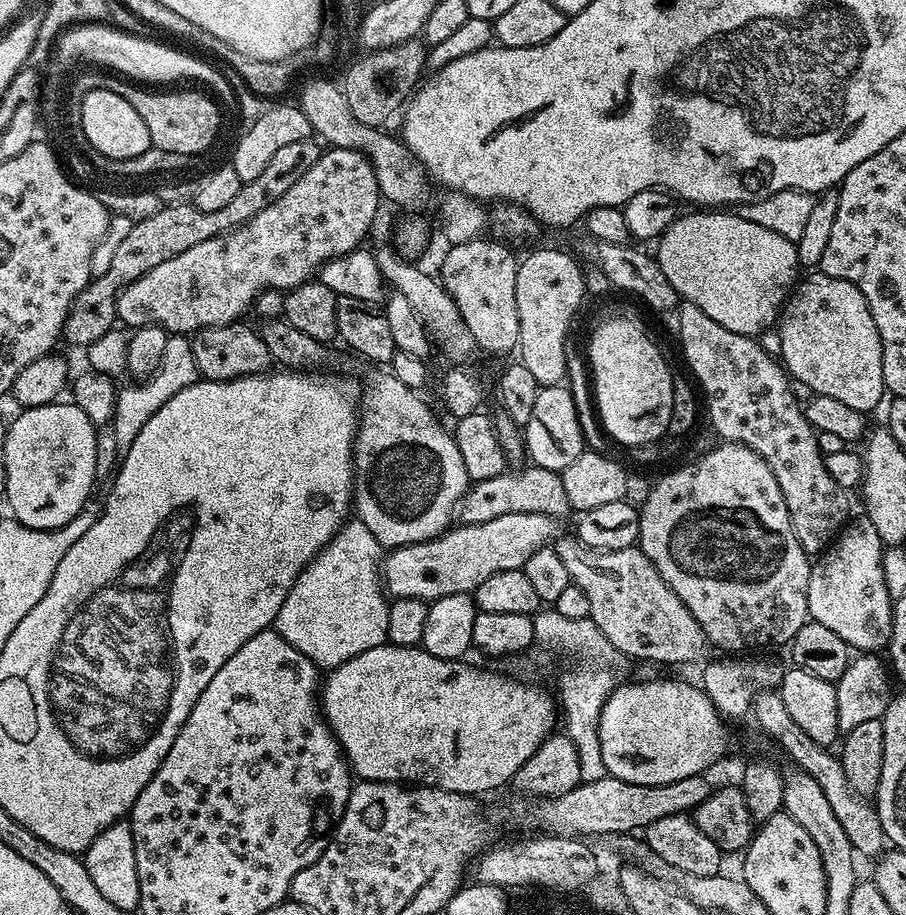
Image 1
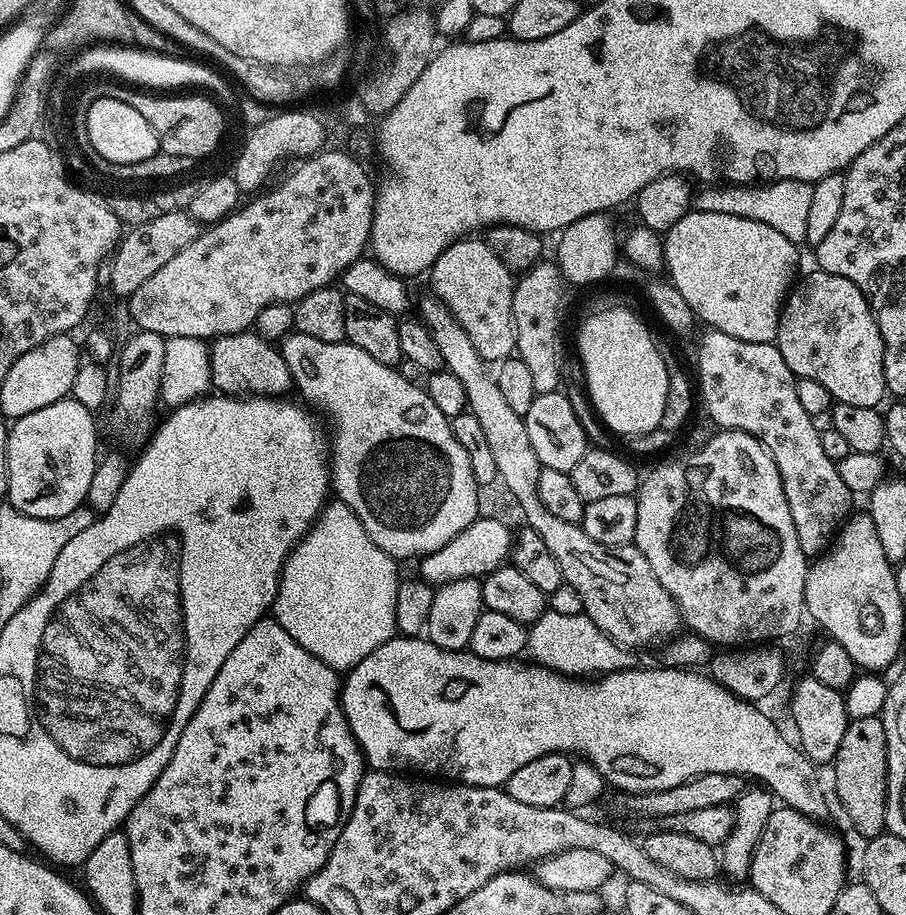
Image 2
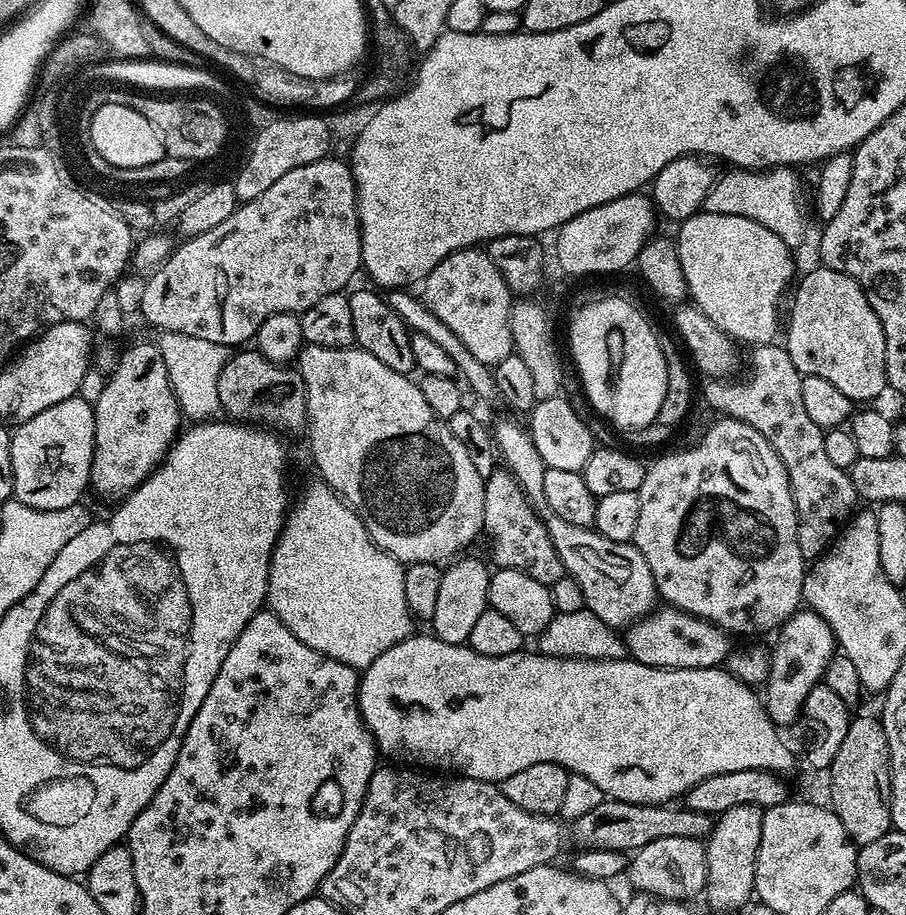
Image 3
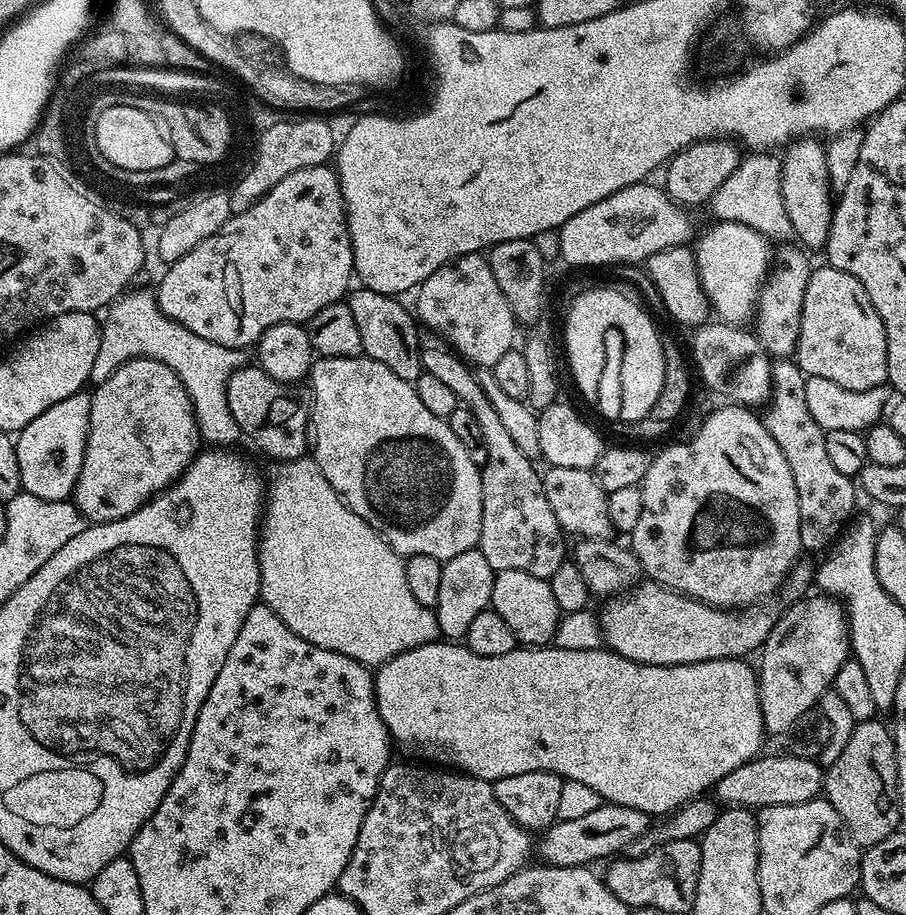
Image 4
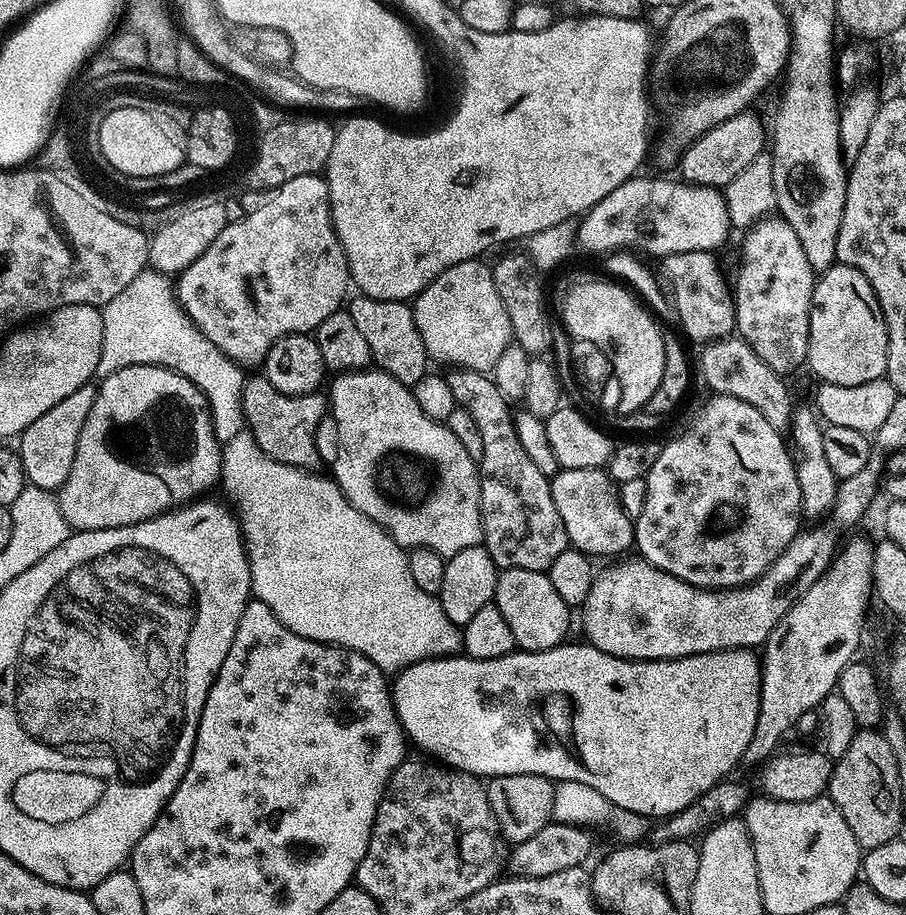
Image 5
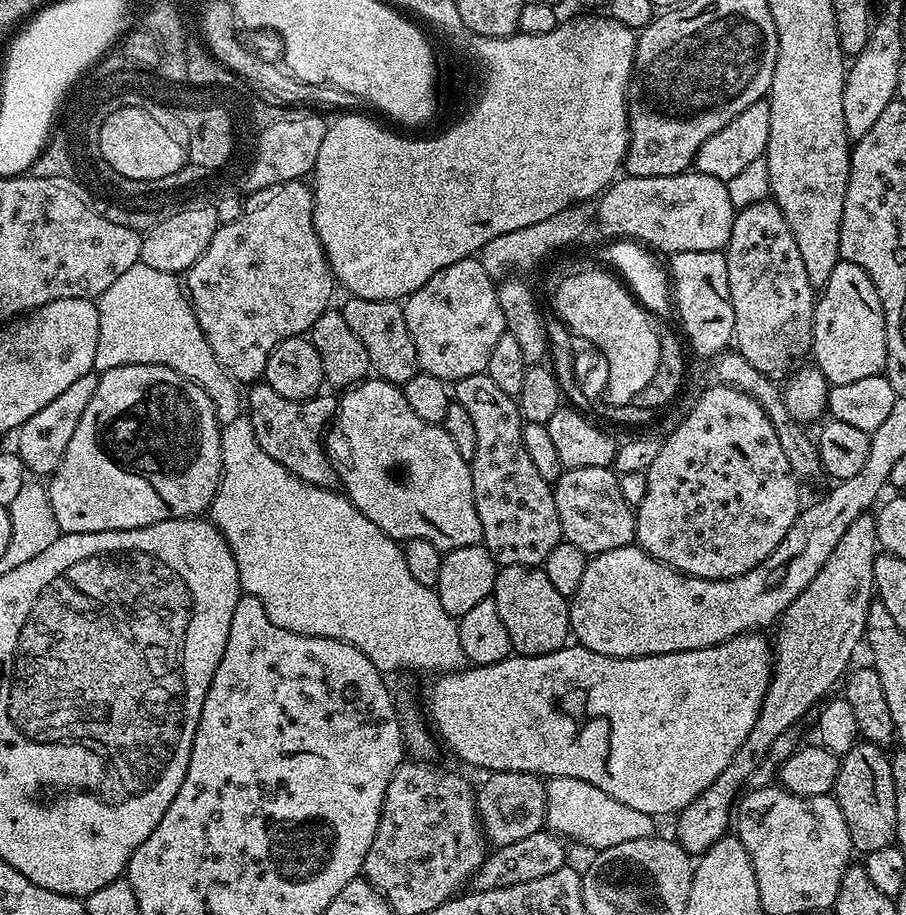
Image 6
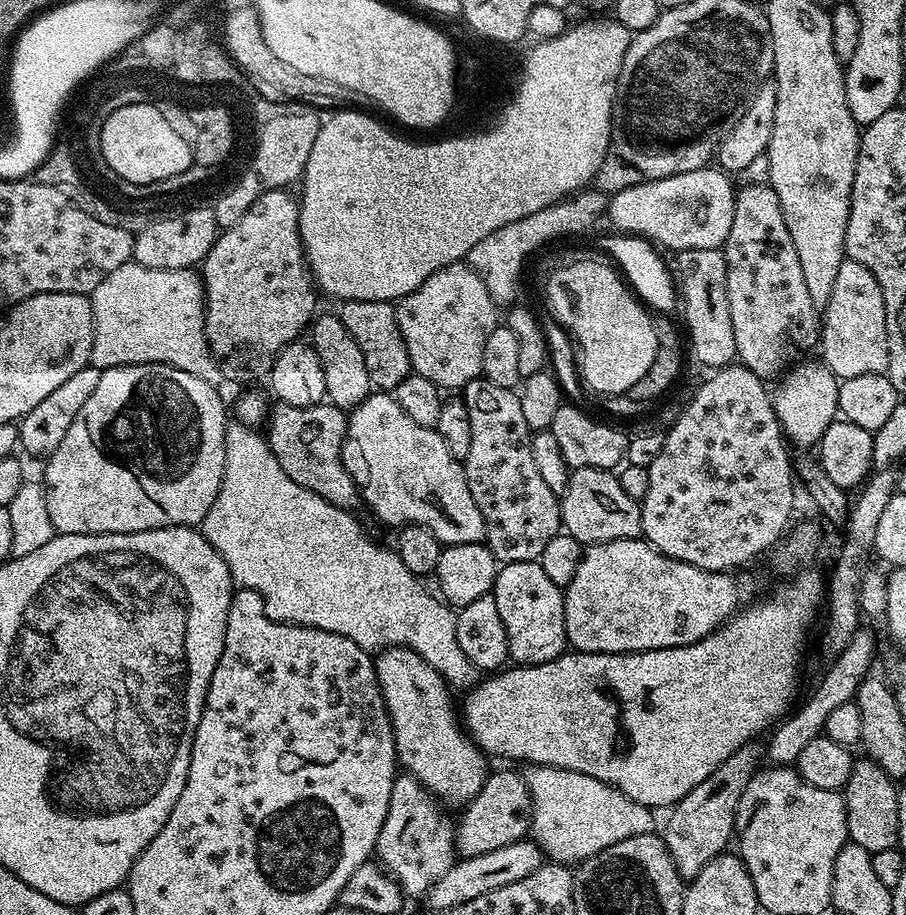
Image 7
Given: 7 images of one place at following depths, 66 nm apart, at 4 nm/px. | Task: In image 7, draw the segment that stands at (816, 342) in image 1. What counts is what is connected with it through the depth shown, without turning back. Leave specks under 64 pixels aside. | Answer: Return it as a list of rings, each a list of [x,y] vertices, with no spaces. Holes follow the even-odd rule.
[[[847,258],[842,266],[838,266],[838,278],[834,278],[830,302],[822,308],[819,350],[822,363],[839,381],[857,378],[858,375],[887,373],[886,306],[882,302],[882,290],[866,266]]]

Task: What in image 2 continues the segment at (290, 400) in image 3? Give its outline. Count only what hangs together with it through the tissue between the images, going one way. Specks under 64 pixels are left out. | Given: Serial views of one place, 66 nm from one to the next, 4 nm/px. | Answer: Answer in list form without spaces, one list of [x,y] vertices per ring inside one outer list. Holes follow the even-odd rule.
[[[255,330],[217,336],[211,341],[208,353],[212,388],[217,393],[225,396],[280,398],[293,391],[292,375],[290,366],[286,366],[286,358],[282,358],[275,343],[264,340]]]

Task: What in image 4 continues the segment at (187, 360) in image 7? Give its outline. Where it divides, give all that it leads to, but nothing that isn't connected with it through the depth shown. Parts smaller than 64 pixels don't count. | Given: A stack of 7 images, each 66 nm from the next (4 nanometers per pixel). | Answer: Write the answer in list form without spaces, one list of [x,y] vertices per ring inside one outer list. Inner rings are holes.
[[[125,291],[116,297],[106,309],[100,330],[98,358],[94,358],[93,377],[103,378],[114,374],[118,366],[139,356],[162,362],[174,370],[182,382],[188,397],[192,399],[192,409],[196,411],[196,424],[201,437],[212,446],[232,446],[242,433],[230,406],[226,402],[226,386],[238,369],[245,367],[245,353],[239,348],[218,346],[218,342],[206,342],[198,338],[186,326],[171,320],[158,306],[155,295],[148,292]]]

